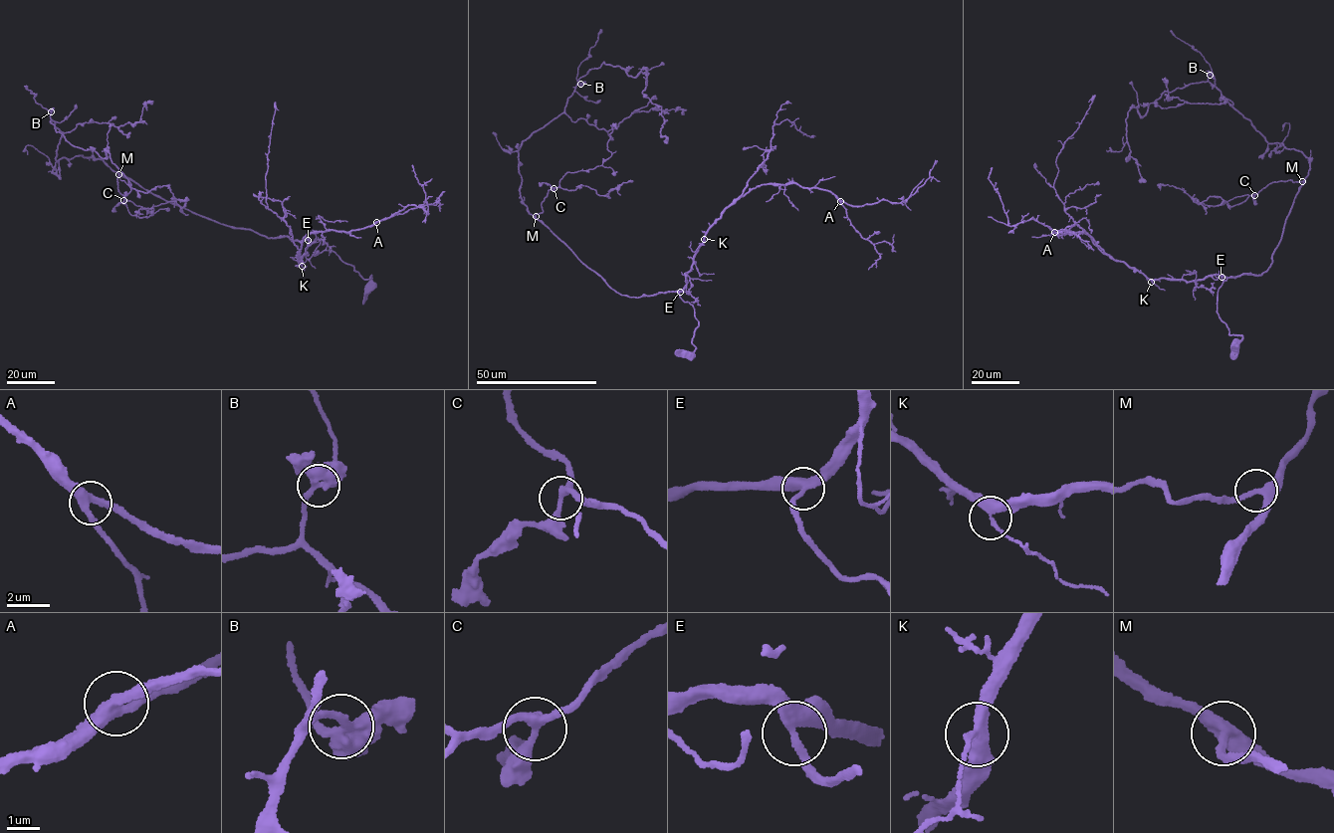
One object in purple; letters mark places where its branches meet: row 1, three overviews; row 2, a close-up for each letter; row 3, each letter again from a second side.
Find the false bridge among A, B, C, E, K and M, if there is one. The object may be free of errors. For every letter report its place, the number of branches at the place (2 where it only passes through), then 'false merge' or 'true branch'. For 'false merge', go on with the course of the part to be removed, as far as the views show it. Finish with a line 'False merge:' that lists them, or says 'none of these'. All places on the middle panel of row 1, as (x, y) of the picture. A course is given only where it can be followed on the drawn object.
A: at (840, 201); 3 branches meet; true branch
B: at (580, 84); 3 branches meet; true branch
C: at (554, 188); 3 branches meet; true branch
E: at (680, 292); 3 branches meet; true branch
K: at (704, 239); 3 branches meet; true branch
M: at (536, 216); 3 branches meet; true branch
False merge: none of these

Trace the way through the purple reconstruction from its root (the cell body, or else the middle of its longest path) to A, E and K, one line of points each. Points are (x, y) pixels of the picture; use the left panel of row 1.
A: (370, 286), (371, 276), (321, 238), (308, 239), (301, 263), (297, 256), (311, 233), (376, 222)
E: (370, 286), (371, 276), (362, 278), (323, 239), (309, 240)
K: (370, 286), (371, 276), (362, 278), (321, 238), (310, 242), (308, 239), (307, 254), (301, 258), (302, 266)

